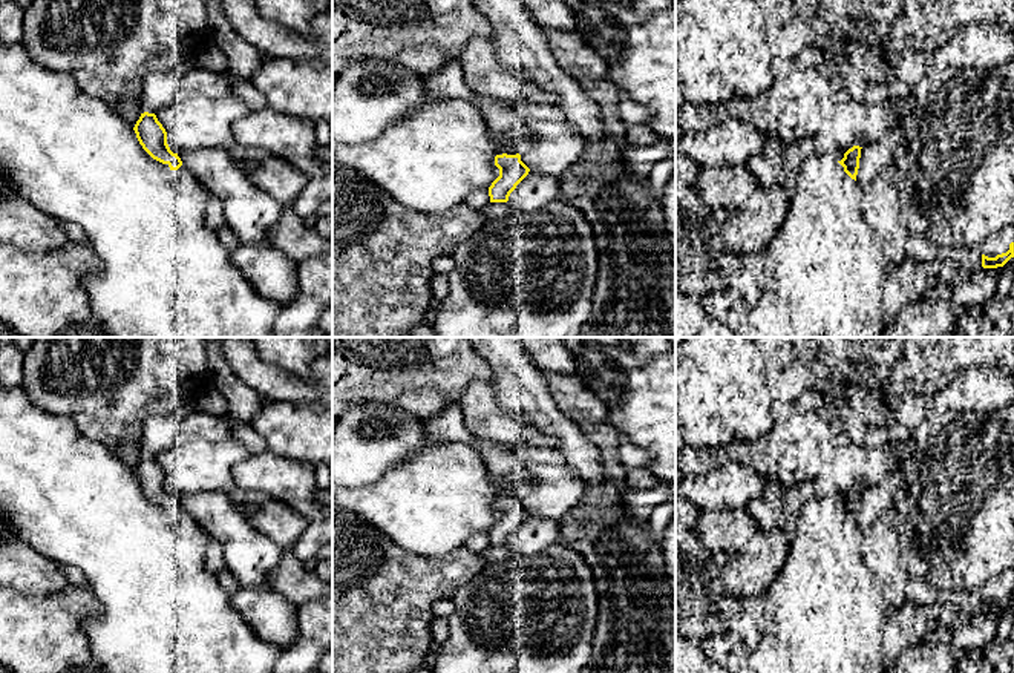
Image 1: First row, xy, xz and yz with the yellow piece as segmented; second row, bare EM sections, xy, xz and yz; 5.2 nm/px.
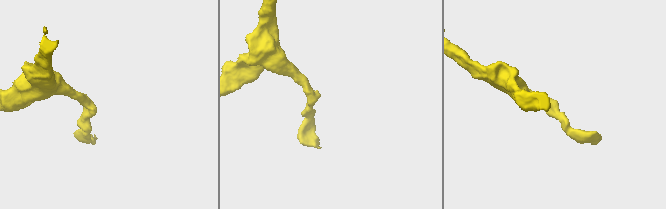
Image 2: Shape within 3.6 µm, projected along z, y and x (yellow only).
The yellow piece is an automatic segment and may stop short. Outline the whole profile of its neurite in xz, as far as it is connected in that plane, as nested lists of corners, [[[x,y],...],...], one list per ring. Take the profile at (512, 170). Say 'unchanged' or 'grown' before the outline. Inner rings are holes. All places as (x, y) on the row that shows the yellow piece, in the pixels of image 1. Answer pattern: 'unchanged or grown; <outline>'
unchanged; [[[496,155],[495,166],[499,176],[489,187],[490,202],[507,202],[510,193],[528,175],[530,169],[521,161],[521,155]]]

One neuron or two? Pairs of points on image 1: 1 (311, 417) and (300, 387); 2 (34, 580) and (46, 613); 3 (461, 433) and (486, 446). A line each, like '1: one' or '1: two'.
1: two
2: two
3: one

